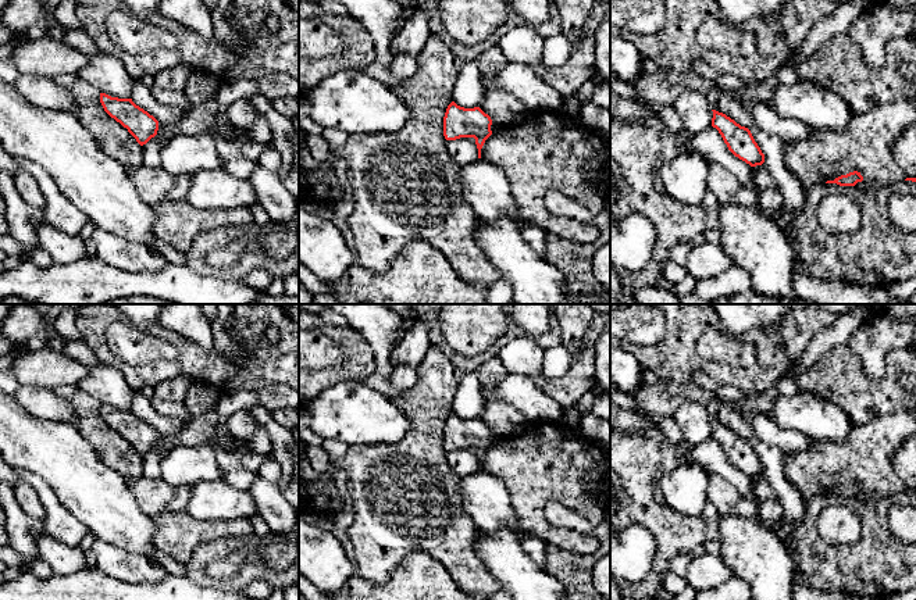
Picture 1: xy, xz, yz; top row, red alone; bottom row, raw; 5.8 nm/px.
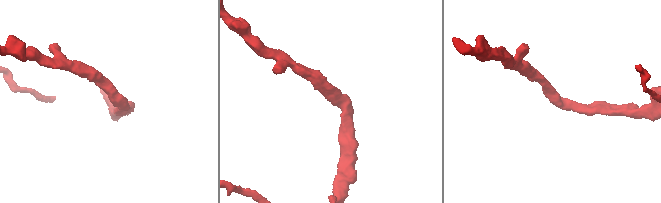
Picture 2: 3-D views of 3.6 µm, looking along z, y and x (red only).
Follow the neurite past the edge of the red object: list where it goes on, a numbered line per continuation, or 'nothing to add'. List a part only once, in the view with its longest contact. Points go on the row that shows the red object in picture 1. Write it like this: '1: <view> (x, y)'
nothing to add

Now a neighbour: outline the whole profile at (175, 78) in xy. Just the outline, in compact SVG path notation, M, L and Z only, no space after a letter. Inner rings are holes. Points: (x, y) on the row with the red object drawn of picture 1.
M179 61L175 67L163 69L156 74L154 86L160 89L185 90L192 74L192 67Z

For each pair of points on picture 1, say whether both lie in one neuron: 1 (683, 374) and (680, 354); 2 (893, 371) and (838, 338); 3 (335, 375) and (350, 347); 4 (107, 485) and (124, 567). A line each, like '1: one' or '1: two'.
1: one
2: two
3: one
4: two

